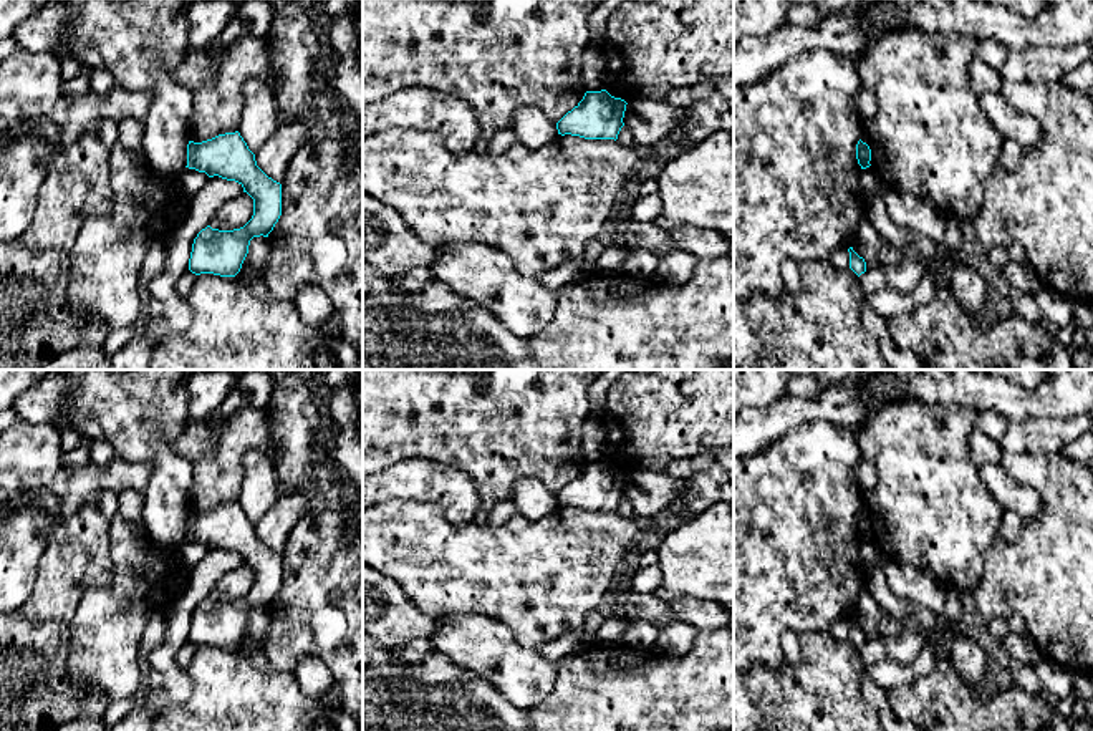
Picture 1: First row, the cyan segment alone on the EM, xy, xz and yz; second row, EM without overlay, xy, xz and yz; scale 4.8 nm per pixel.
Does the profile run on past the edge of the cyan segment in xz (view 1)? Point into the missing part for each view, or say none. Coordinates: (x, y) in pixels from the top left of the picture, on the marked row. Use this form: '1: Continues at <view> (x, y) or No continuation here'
1: No continuation here

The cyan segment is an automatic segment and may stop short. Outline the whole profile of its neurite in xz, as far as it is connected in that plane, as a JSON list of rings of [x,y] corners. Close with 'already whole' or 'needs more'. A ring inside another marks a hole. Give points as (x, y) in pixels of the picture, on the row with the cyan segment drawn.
[[[606,90],[586,91],[583,99],[556,123],[558,134],[616,141],[624,126],[626,104]]]; already whole

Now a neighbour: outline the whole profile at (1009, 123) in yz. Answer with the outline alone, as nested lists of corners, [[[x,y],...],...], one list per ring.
[[[1002,91],[982,93],[979,103],[1002,138],[1017,141],[1023,149],[1040,143],[1037,121],[1012,108]]]

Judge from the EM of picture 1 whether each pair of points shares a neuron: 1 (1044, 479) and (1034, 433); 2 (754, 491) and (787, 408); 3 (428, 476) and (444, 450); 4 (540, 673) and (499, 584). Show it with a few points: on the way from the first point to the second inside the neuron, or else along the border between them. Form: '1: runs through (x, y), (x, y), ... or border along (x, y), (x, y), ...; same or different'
1: border along (1059, 451), (1006, 455); different
2: border along (808, 423), (751, 456); different
3: border along (398, 461), (429, 458), (462, 469), (472, 479); different
4: border along (500, 622), (520, 643), (534, 648); different

